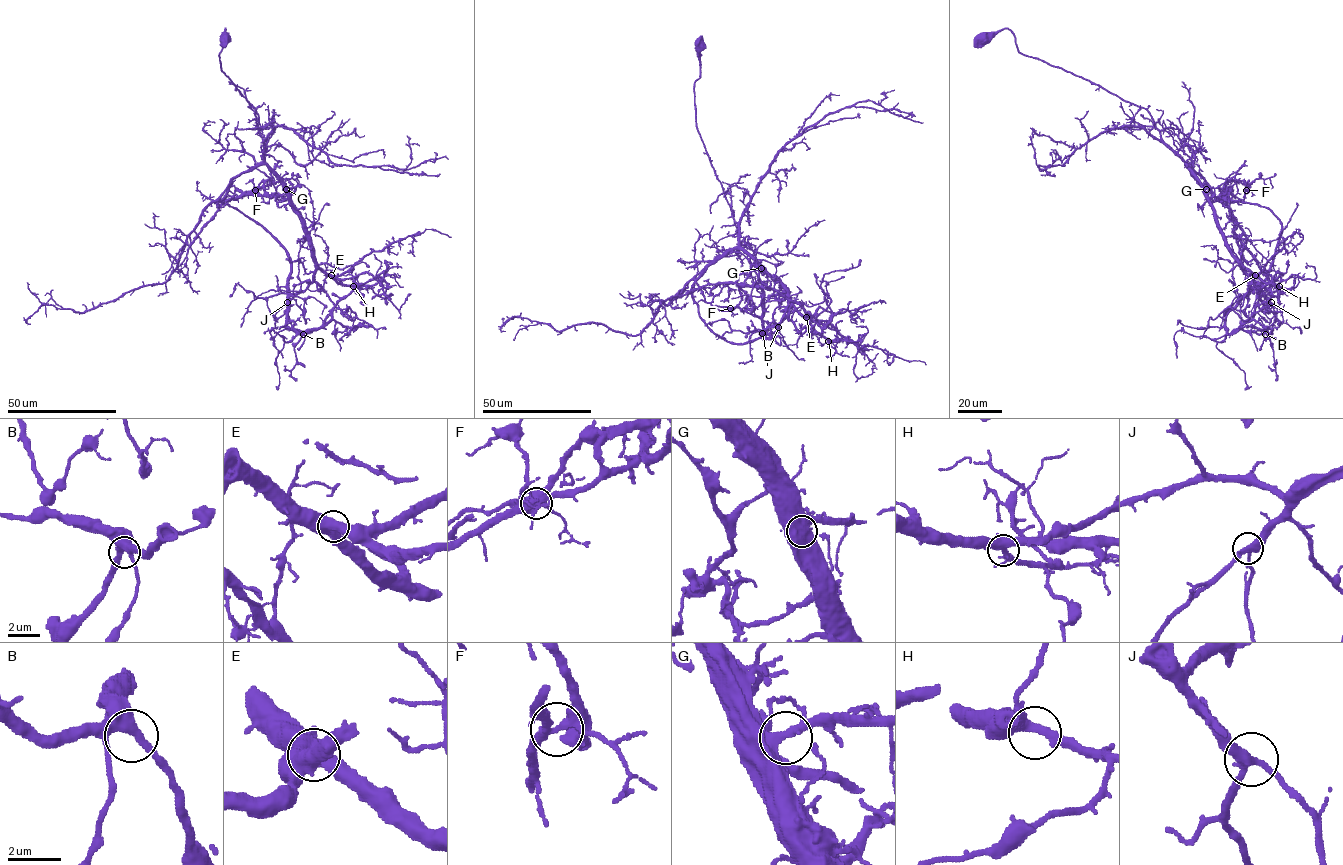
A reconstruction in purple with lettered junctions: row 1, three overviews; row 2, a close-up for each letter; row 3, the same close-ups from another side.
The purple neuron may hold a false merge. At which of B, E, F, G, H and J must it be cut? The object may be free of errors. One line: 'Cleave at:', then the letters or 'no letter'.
Cleave at: F

